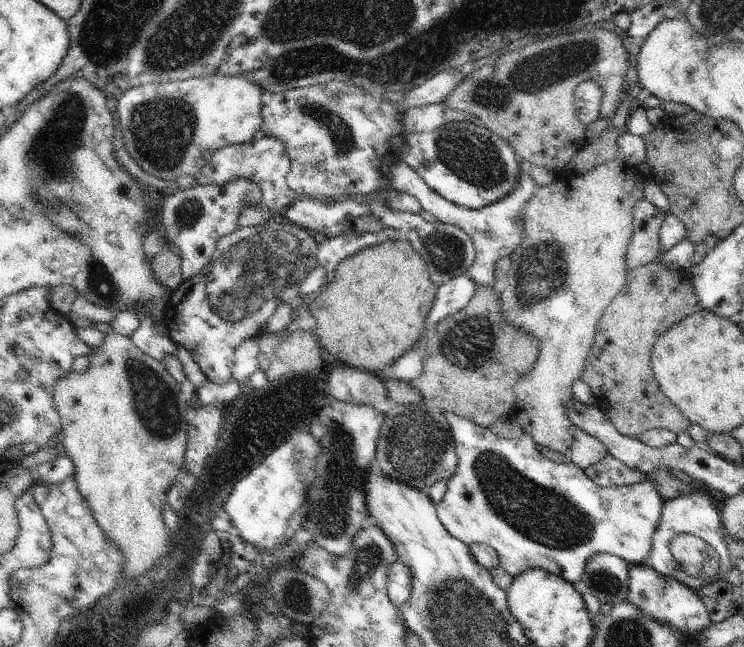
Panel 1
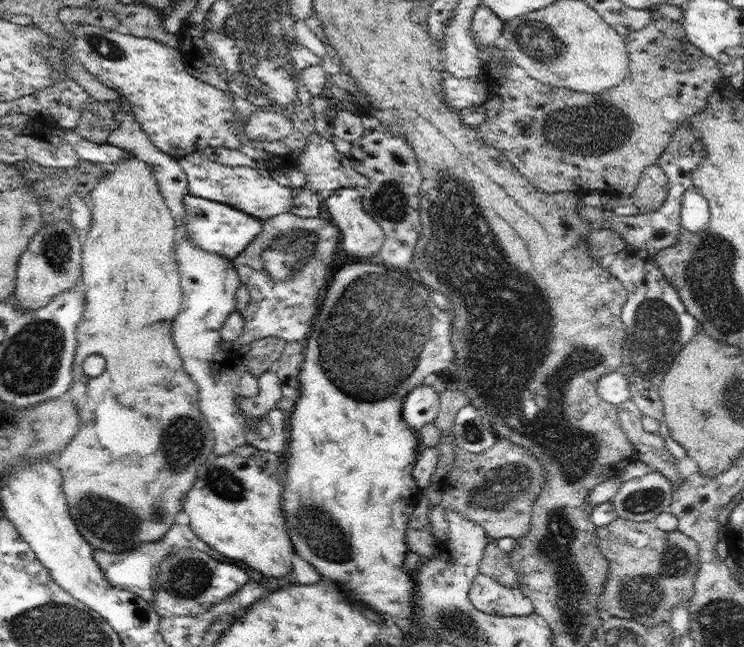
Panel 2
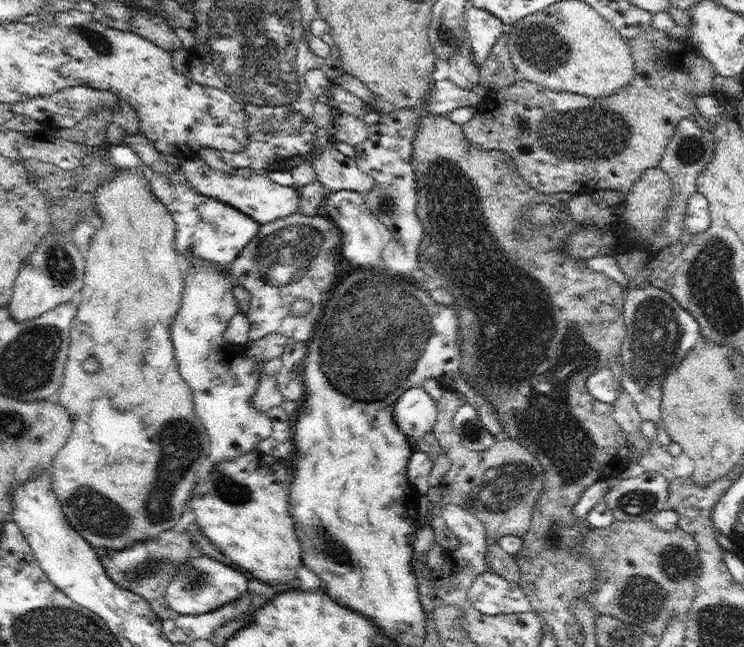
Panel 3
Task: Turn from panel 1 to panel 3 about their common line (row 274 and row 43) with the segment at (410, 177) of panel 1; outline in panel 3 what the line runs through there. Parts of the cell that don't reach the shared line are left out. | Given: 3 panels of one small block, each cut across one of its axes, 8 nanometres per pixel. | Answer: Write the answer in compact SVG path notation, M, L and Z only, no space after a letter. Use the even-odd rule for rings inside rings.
M474 6L466 7L463 22L474 62L480 68L486 62L498 36L506 27L497 18L493 19Z

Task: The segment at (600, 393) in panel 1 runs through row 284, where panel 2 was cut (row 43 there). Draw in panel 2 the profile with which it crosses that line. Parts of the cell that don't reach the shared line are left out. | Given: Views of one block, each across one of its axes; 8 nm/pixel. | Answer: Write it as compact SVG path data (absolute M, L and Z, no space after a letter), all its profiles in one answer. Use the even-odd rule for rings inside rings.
M663 16L661 19L651 18L644 28L631 32L628 36L624 37L624 39L630 60L629 76L622 82L619 82L618 85L600 94L578 93L570 89L565 89L564 87L545 85L543 82L537 81L532 77L526 77L521 81L508 79L502 84L489 87L487 101L483 104L485 106L485 123L475 127L477 133L481 136L481 141L487 145L496 147L499 151L504 153L512 163L512 166L515 166L538 190L550 194L556 192L563 194L566 191L572 191L582 195L588 193L590 190L601 190L606 194L619 194L628 197L636 190L643 170L647 166L656 163L658 157L669 145L674 131L682 123L686 122L688 117L704 110L708 102L707 98L710 96L712 90L722 82L724 76L715 60L710 58L707 54L704 54L700 48L693 45L688 40L683 25L676 20L667 19Z

